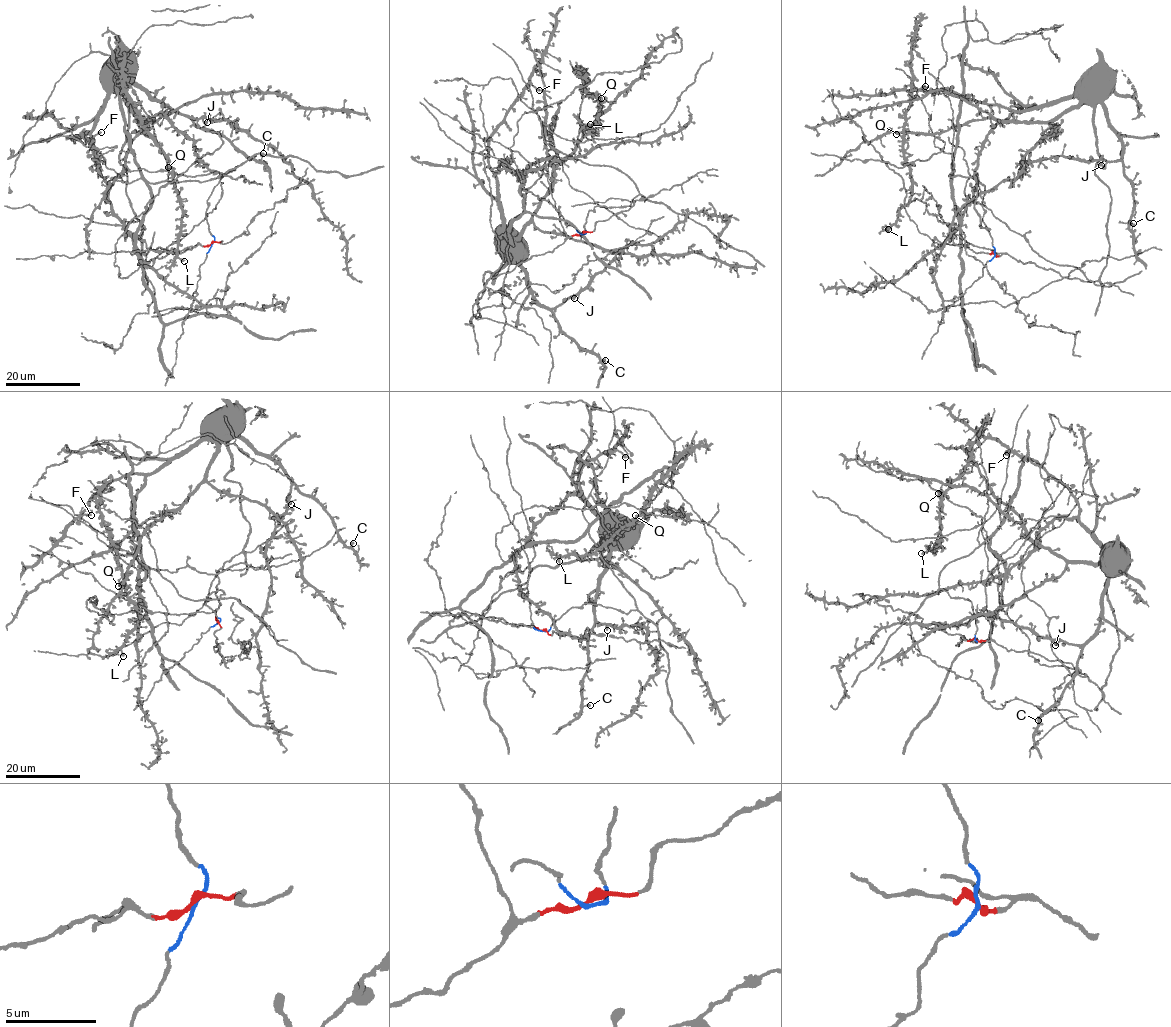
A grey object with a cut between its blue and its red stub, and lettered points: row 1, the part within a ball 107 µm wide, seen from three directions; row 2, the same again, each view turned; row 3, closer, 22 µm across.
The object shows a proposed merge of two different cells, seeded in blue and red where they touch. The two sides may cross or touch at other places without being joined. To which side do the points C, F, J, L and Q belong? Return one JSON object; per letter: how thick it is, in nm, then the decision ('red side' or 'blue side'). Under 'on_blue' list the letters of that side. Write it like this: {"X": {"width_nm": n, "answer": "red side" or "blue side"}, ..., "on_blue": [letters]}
{"C": {"width_nm": 480, "answer": "red side"}, "F": {"width_nm": 440, "answer": "red side"}, "J": {"width_nm": 480, "answer": "red side"}, "L": {"width_nm": 440, "answer": "blue side"}, "Q": {"width_nm": 280, "answer": "blue side"}, "on_blue": ["L", "Q"]}

